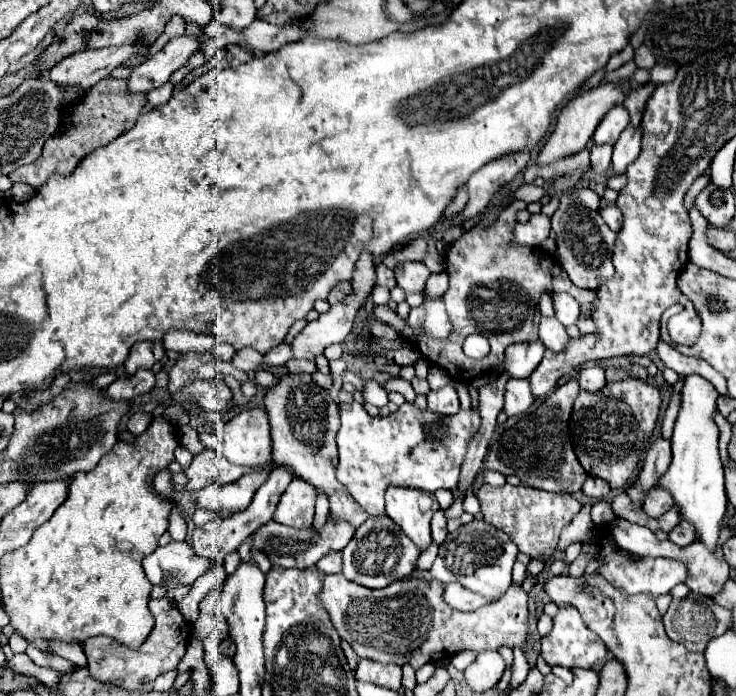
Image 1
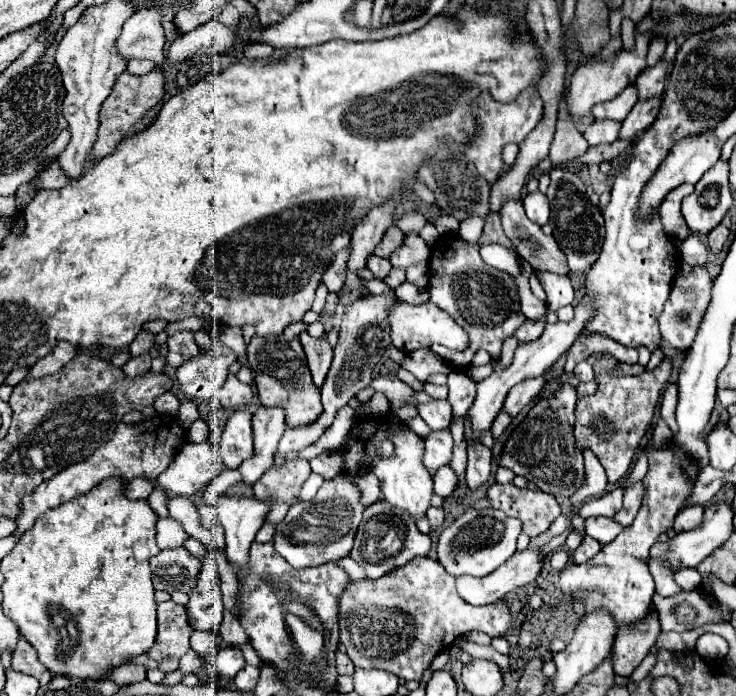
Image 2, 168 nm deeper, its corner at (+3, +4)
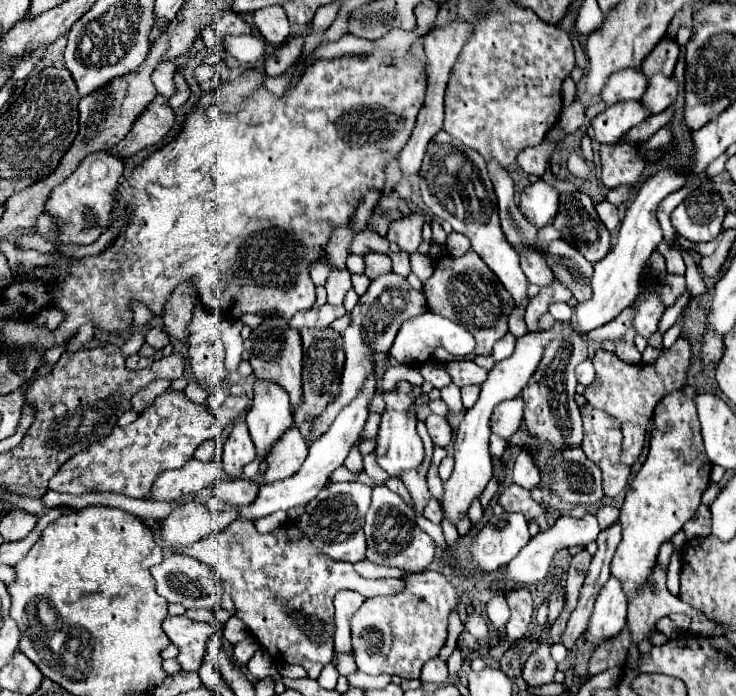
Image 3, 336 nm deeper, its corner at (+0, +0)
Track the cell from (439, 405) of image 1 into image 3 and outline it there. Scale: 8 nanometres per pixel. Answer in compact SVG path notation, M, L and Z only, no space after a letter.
M431 414L427 420L425 420L425 426L427 426L427 432L433 440L435 446L441 446L445 448L451 440L453 440L453 430L449 426L449 422L443 418L443 416L437 416L437 414Z

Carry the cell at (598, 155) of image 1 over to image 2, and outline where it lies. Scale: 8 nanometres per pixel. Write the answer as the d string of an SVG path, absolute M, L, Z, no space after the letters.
M604 120L604 124L594 122L594 124L584 132L584 138L588 140L590 146L612 144L612 142L618 138L618 130L620 130L620 124L612 124L612 120Z

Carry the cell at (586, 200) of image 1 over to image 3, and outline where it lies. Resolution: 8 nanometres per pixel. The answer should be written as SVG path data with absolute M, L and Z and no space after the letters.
M606 200L601 201L595 206L599 219L605 227L612 231L620 224L620 218L618 210L615 206L607 202Z

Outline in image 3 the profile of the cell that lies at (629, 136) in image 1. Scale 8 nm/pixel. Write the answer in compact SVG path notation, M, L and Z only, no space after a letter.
M655 74L649 80L649 86L641 98L641 102L651 110L651 114L659 114L669 108L677 98L677 82L663 74Z

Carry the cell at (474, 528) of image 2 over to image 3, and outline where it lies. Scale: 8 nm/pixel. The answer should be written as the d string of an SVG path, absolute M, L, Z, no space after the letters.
M523 514L491 516L475 536L469 554L487 572L509 564L531 538L527 524Z

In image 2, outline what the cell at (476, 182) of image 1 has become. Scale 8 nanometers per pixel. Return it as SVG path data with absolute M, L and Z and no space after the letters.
M528 88L528 92L524 92L524 96L520 96L520 100L514 100L512 104L496 104L490 96L482 96L480 104L476 106L476 116L480 116L480 126L484 128L484 132L480 132L480 136L468 146L466 158L474 162L480 176L484 176L486 180L498 180L500 172L504 172L502 148L510 142L520 144L532 132L542 116L542 100L536 88Z

